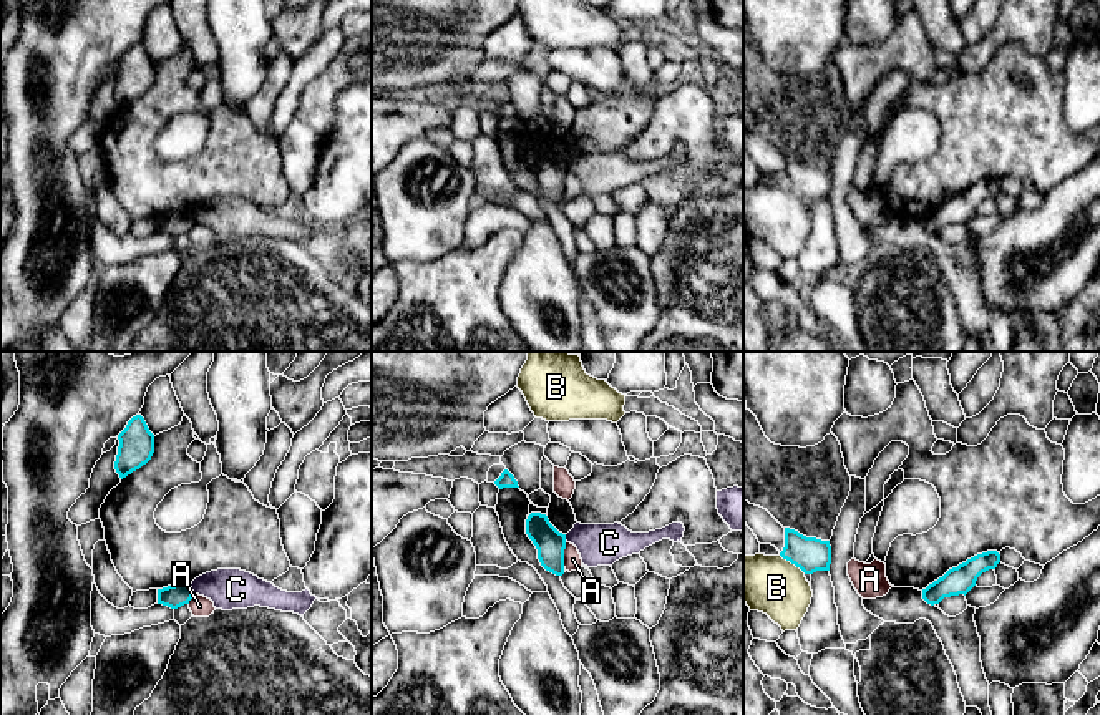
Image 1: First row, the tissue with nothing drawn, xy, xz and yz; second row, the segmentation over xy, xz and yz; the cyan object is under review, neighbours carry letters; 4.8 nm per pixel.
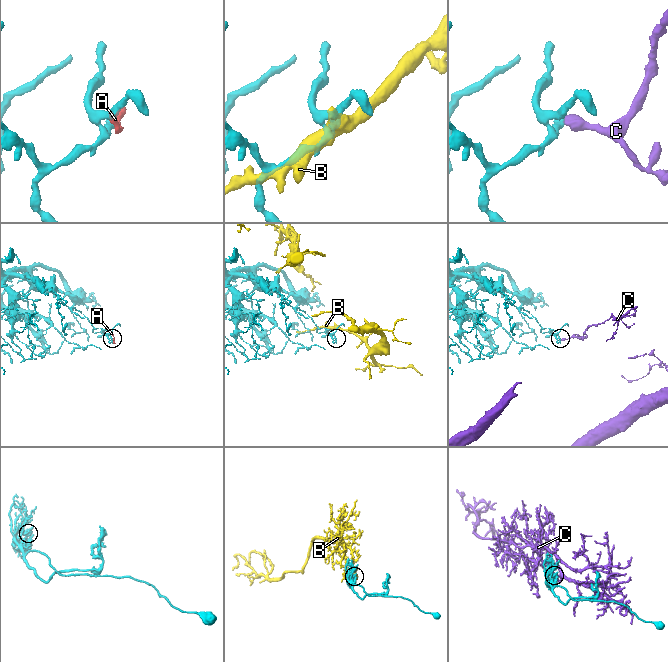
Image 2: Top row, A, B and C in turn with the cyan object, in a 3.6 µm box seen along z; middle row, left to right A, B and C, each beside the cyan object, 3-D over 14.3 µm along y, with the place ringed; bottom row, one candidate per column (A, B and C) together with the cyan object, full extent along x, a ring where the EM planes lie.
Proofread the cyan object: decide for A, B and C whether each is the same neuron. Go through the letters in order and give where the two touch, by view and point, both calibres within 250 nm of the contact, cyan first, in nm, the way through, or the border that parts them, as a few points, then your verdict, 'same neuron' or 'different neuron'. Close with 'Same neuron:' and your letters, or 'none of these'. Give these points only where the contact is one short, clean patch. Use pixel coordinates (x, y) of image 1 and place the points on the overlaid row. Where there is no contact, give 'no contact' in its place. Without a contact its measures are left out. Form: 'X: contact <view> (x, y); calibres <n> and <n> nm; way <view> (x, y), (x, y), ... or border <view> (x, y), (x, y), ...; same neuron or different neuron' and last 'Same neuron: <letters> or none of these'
A: contact xz (563, 554); calibres 140 and 80 nm; different neuron
B: contact yz (792, 563); calibres 170 and 280 nm; different neuron
C: contact xy (191, 589); calibres 110 and 190 nm; border xy (189, 586), (194, 593); different neuron
Same neuron: none of these

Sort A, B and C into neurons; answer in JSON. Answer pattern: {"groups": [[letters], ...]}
{"groups": [["A"], ["B"], ["C"]]}

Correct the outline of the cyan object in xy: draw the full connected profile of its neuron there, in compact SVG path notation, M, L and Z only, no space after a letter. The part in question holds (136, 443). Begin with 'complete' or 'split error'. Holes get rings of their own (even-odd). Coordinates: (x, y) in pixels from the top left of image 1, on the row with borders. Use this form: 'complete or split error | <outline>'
complete | M136 415L118 435L118 440L114 469L123 479L151 460L154 453L154 435L149 431L144 418Z

